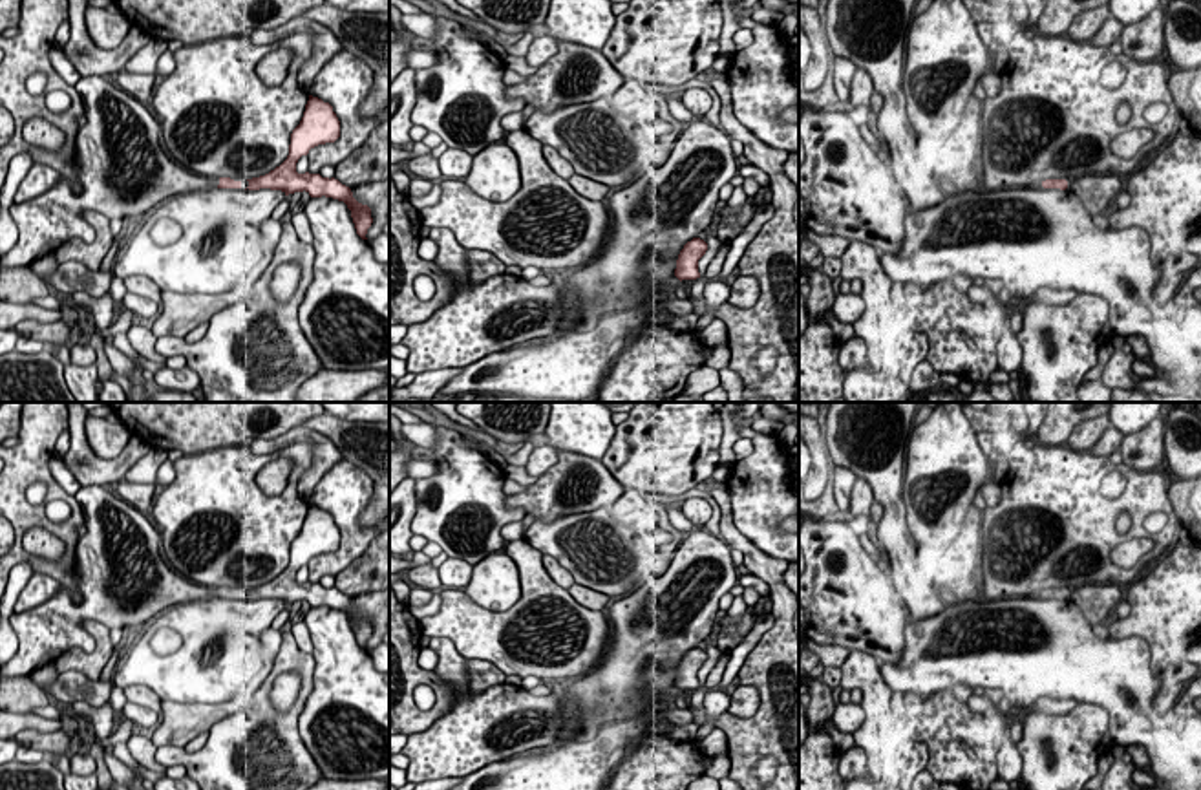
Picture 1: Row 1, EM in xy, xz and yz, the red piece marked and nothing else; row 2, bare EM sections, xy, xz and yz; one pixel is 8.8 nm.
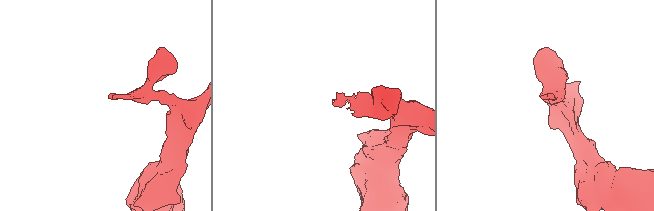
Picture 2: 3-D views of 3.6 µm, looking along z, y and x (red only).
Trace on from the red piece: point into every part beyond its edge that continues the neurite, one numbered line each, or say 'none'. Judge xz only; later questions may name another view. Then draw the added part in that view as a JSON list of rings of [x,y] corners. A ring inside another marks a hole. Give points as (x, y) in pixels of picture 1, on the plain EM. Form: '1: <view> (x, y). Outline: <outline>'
none

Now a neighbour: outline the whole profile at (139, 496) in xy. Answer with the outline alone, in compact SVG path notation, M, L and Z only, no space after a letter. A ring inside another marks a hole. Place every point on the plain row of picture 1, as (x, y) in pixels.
M119 481L112 486L113 494L137 508L143 514L150 514L152 510L152 497L155 485L148 483L130 483L130 481Z

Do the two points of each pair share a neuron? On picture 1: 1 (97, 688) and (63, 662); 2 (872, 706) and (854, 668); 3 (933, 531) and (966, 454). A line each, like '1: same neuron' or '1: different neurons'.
1: different neurons
2: same neuron
3: same neuron

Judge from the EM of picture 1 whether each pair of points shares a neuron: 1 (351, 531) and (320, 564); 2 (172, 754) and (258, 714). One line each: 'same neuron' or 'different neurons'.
1: same neuron
2: same neuron

